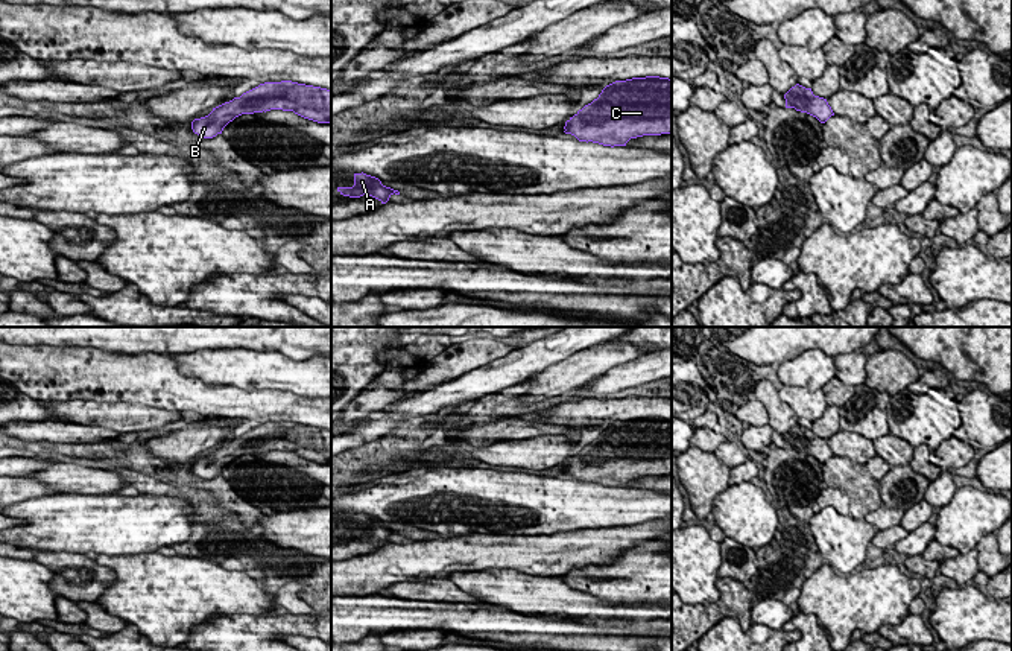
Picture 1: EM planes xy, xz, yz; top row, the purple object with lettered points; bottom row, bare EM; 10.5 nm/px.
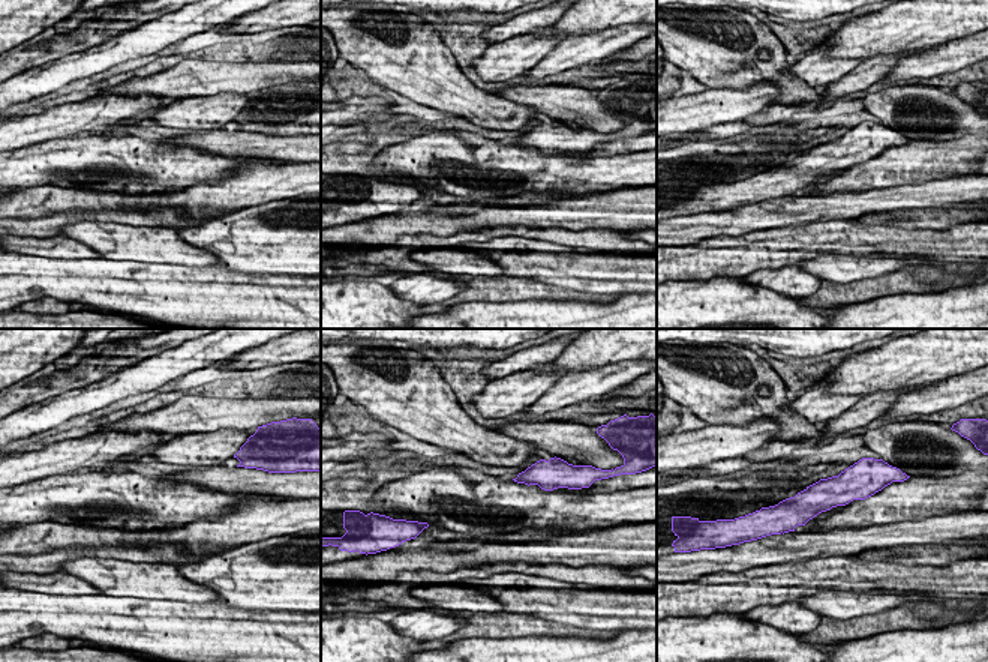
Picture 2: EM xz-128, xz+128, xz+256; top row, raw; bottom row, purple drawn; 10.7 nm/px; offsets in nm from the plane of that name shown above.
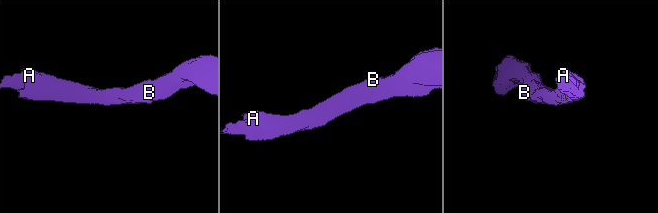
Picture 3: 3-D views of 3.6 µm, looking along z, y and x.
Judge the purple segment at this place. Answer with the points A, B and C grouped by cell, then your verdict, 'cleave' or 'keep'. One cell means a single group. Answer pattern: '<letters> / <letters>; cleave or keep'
A B C; keep

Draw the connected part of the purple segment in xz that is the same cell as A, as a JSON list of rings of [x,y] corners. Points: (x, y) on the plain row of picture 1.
[[[363,513],[354,514],[353,528],[337,528],[337,532],[349,538],[360,538],[363,535],[368,535],[378,540],[381,545],[386,545],[394,534],[400,535],[398,531],[383,526],[378,519],[366,516]]]

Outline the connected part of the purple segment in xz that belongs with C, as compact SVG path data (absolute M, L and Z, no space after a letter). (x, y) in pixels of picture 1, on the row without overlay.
M672 420L615 421L570 458L564 470L579 482L611 488L643 476L672 475Z

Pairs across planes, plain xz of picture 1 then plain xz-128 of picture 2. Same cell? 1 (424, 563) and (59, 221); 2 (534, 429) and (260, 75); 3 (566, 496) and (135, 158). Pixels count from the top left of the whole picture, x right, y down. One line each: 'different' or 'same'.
1: same
2: different
3: same

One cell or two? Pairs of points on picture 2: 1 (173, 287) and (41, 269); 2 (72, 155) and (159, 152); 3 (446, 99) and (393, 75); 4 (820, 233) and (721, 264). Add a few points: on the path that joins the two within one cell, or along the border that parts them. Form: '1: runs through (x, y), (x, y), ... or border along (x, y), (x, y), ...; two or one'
1: runs through (140, 290), (120, 290), (96, 281), (74, 281); one
2: runs through (93, 155), (138, 155); one
3: runs through (432, 89), (419, 75), (407, 75); one
4: runs through (796, 242), (775, 249), (745, 254); one

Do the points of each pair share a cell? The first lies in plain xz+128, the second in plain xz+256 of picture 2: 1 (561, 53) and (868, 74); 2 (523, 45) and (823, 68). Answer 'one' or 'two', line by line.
1: one
2: one

